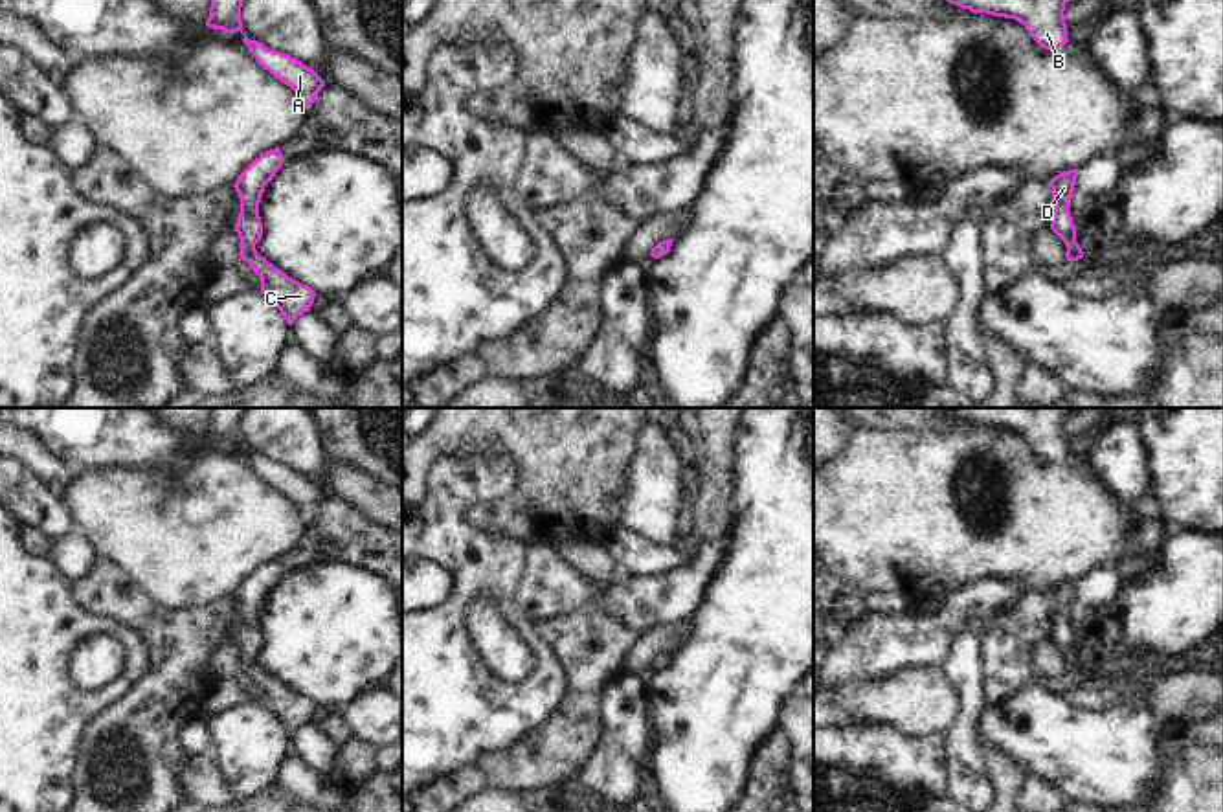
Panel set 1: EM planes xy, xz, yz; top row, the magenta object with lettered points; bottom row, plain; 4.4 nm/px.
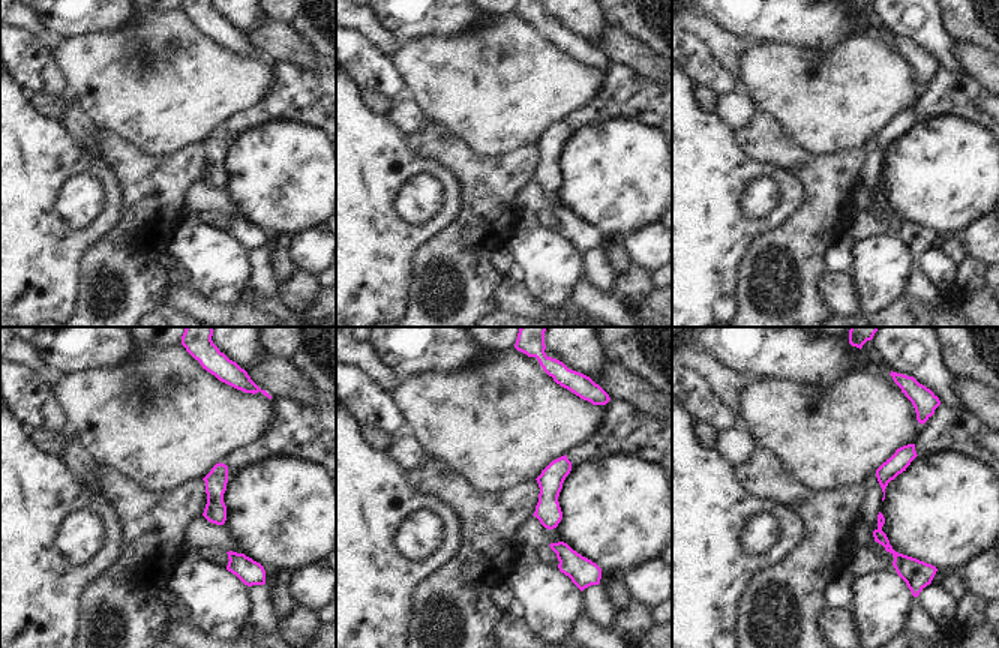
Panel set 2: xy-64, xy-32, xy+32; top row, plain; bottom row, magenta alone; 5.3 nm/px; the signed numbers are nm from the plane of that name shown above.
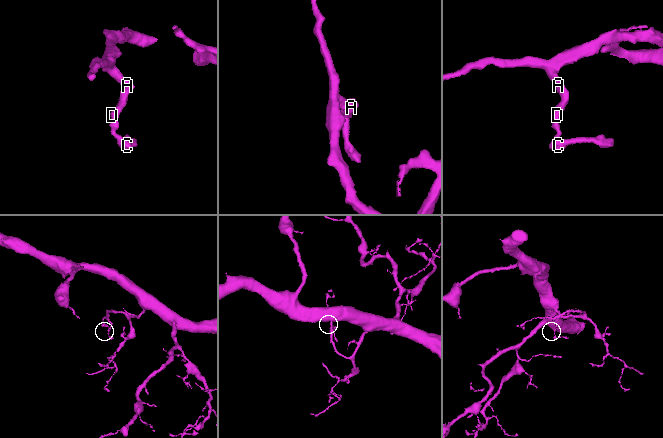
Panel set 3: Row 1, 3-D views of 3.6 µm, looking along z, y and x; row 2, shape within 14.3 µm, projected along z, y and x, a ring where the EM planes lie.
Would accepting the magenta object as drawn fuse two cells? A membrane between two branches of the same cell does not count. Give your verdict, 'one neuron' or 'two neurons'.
one neuron

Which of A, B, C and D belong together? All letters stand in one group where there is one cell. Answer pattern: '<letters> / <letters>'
A B C D

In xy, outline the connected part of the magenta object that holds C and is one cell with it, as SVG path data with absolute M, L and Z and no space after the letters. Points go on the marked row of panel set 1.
M279 147L266 151L255 158L233 184L241 198L241 213L235 222L235 231L241 239L241 259L261 277L261 292L279 309L288 325L292 325L303 312L309 312L316 292L288 277L283 270L275 268L255 250L263 237L263 222L259 217L259 202L264 186L272 182L281 169L285 158Z

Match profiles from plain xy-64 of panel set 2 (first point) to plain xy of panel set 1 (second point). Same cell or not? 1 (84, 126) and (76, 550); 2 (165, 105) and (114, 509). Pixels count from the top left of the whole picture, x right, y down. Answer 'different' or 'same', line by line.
1: same
2: same

